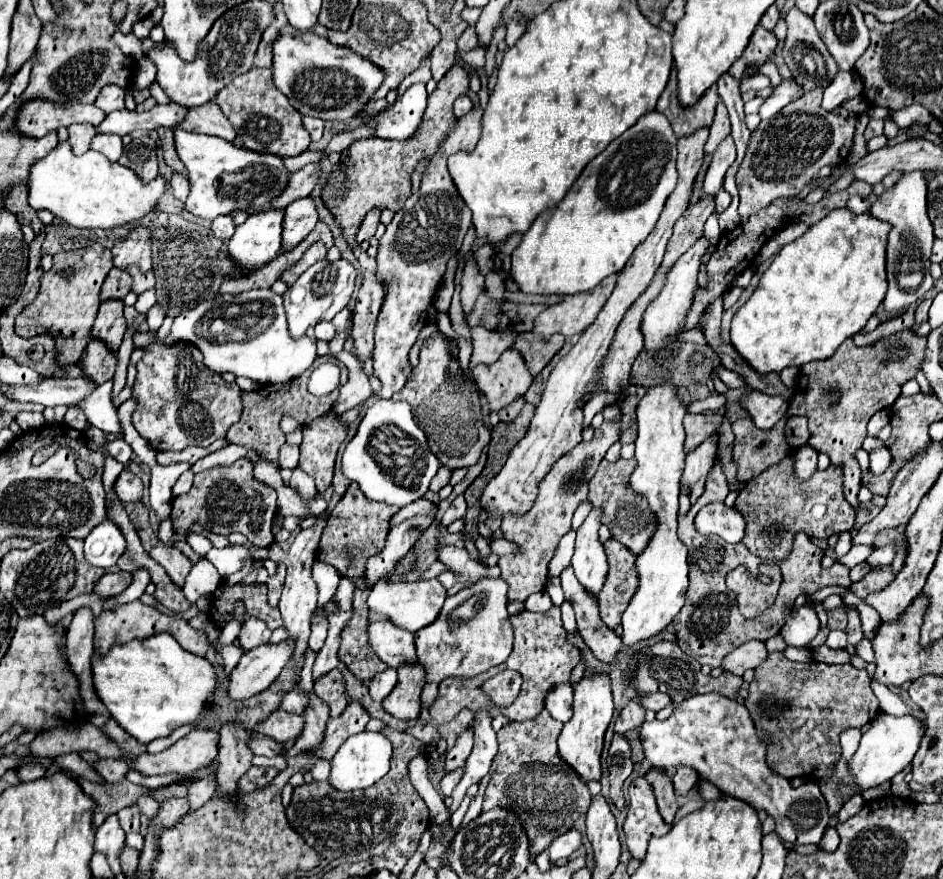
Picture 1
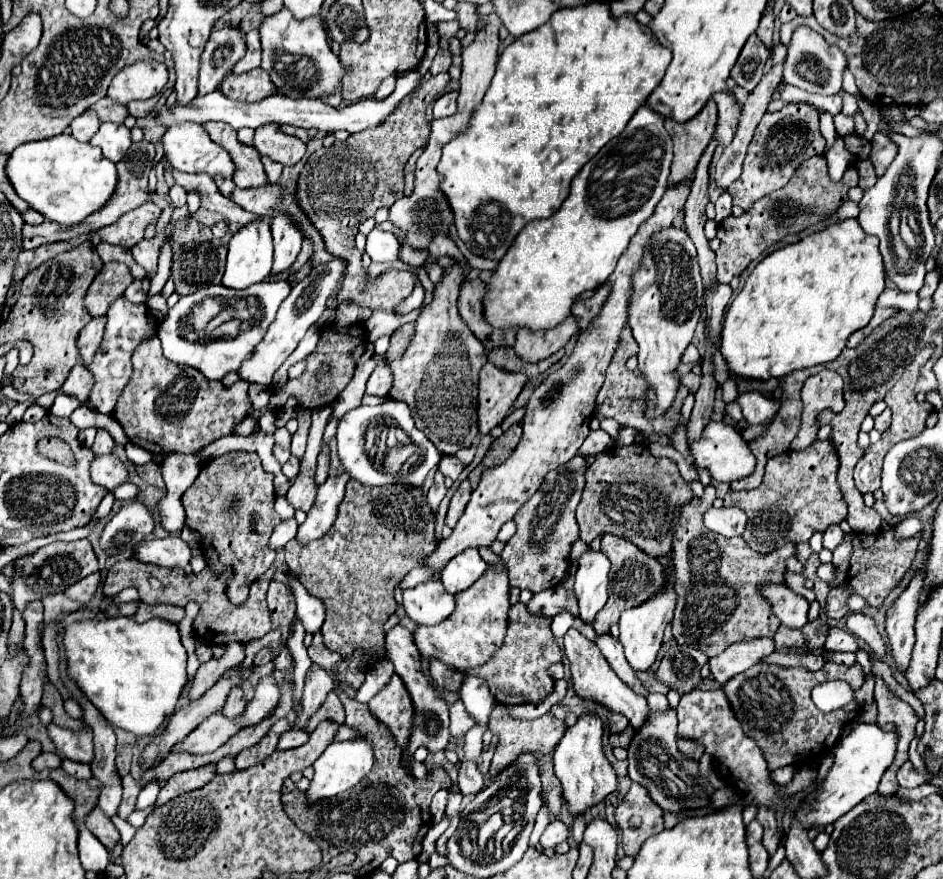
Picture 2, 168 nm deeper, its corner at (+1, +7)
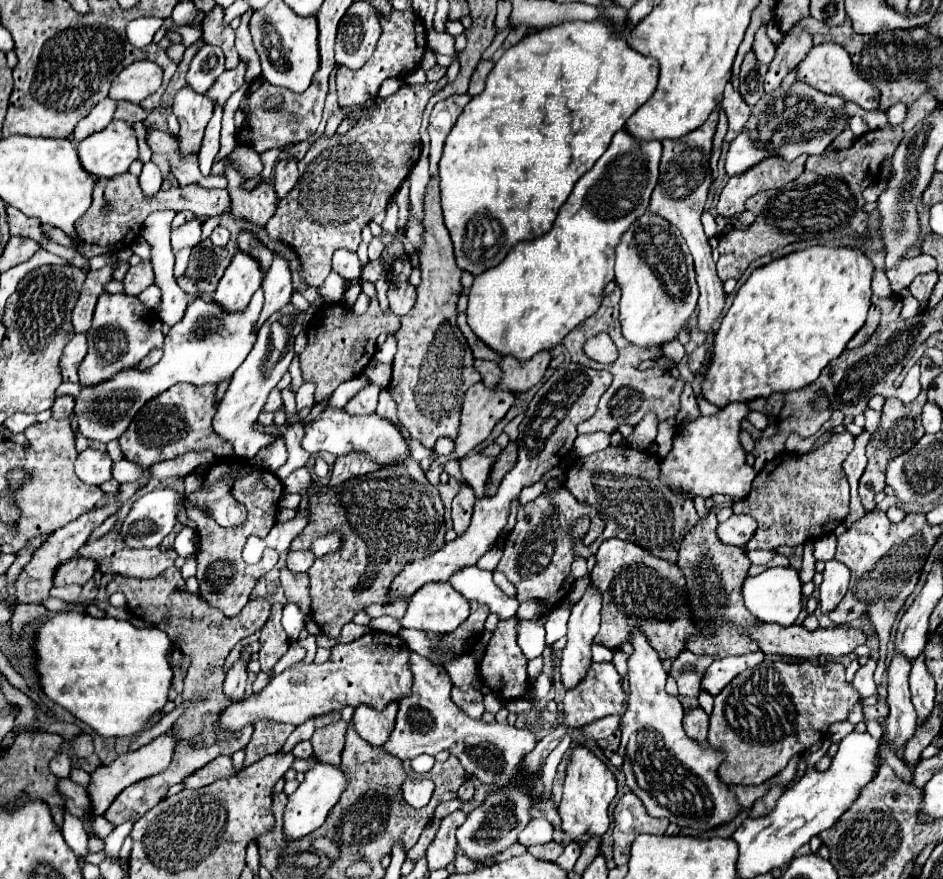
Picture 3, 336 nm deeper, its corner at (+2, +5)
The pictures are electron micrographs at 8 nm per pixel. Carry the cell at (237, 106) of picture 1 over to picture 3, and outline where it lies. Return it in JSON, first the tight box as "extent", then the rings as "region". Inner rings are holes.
{"extent":[274,158,298,198],"region":[[[284,158],[276,164],[274,172],[276,172],[274,188],[276,188],[278,198],[282,198],[294,188],[294,184],[298,180],[298,160],[296,158]]]}

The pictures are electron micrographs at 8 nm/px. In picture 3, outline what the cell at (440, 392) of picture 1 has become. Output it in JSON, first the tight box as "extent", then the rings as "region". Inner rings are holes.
{"extent":[390,178,482,448],"region":[[[432,178],[424,198],[424,248],[420,250],[422,282],[414,308],[402,316],[402,326],[396,332],[398,352],[392,362],[390,396],[398,404],[398,424],[410,432],[410,438],[434,448],[436,440],[446,436],[456,440],[460,430],[462,400],[468,386],[482,380],[474,368],[474,356],[456,324],[456,304],[460,298],[462,270],[454,258],[452,238],[444,226],[438,180]]]}

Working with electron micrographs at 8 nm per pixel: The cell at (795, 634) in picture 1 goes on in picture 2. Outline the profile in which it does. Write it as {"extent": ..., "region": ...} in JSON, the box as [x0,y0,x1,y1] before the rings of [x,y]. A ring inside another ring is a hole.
{"extent":[759,584,809,628],"region":[[[759,584],[759,594],[769,600],[773,614],[787,628],[801,628],[807,624],[809,602],[795,594],[787,584]]]}

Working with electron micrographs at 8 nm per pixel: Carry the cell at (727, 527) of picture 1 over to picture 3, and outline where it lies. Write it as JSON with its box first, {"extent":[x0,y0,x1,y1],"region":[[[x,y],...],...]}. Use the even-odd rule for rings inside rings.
{"extent":[716,514,756,548],"region":[[[732,514],[726,522],[718,524],[716,534],[724,544],[744,548],[744,544],[752,538],[754,530],[756,530],[756,520],[752,520],[752,516],[748,516],[748,514]]]}

